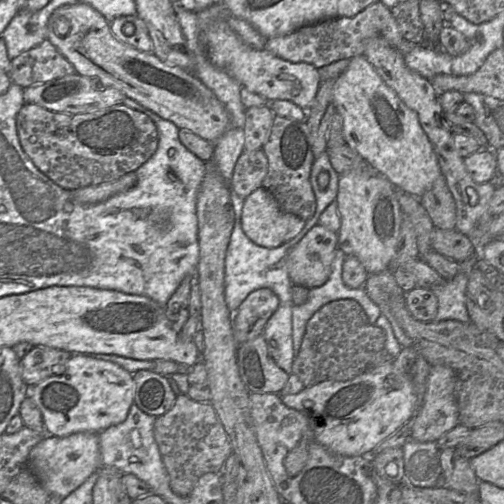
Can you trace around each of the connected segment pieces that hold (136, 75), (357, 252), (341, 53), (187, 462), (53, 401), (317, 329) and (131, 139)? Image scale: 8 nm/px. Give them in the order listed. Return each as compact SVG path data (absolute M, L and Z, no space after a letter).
M77 3L57 8L48 20L47 39L73 65L77 74L121 91L126 98L172 122L178 129L190 131L210 143L215 143L230 126L230 117L225 106L199 79L180 67L165 64L153 53L144 53L118 40L111 32L110 22L88 4Z
M356 168L339 176L336 196L340 229L337 248L357 258L368 275L386 270L395 255L401 226L397 188L374 168Z
M380 1L353 17L327 19L267 40L264 50L292 63L308 63L317 69L334 62L363 56L366 40L381 37L396 46L403 38L389 8Z
M187 394L177 395L173 407L156 418L154 437L170 478L170 487L182 497L193 491L202 475L220 473L233 452L229 436L213 405L192 400Z
M83 354L70 357L62 374L29 387L29 397L41 412L46 433L57 437L77 432L100 433L124 422L134 403L134 393L131 373L113 362Z
M351 299L332 301L322 306L308 321L301 347L292 364L292 374L296 375L305 387L325 381L348 381L364 373L372 365L385 361L384 344L383 330L369 322L358 302Z
M25 103L17 115L22 149L60 187L75 189L112 182L134 172L156 152L158 131L144 113L123 104L83 114L66 114Z

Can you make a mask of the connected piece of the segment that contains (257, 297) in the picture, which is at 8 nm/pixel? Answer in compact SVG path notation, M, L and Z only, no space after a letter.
M268 288L252 291L232 318L236 344L242 344L263 334L265 325L279 306L277 295Z

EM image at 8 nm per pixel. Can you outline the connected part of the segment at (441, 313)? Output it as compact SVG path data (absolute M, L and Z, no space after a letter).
M463 271L454 278L445 280L442 284L429 289L438 300L437 314L431 322L445 320L470 321L465 304L466 286L467 271Z

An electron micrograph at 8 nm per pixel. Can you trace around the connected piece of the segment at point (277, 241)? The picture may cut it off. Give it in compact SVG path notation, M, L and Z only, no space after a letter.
M259 187L244 199L241 227L255 244L277 248L301 232L305 221L283 211L274 196Z

